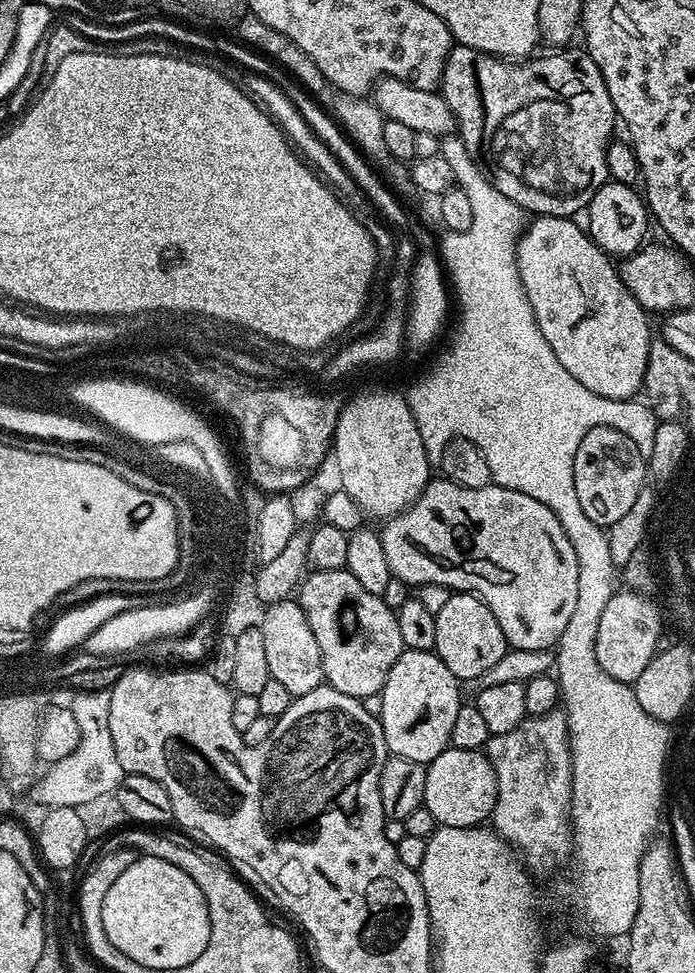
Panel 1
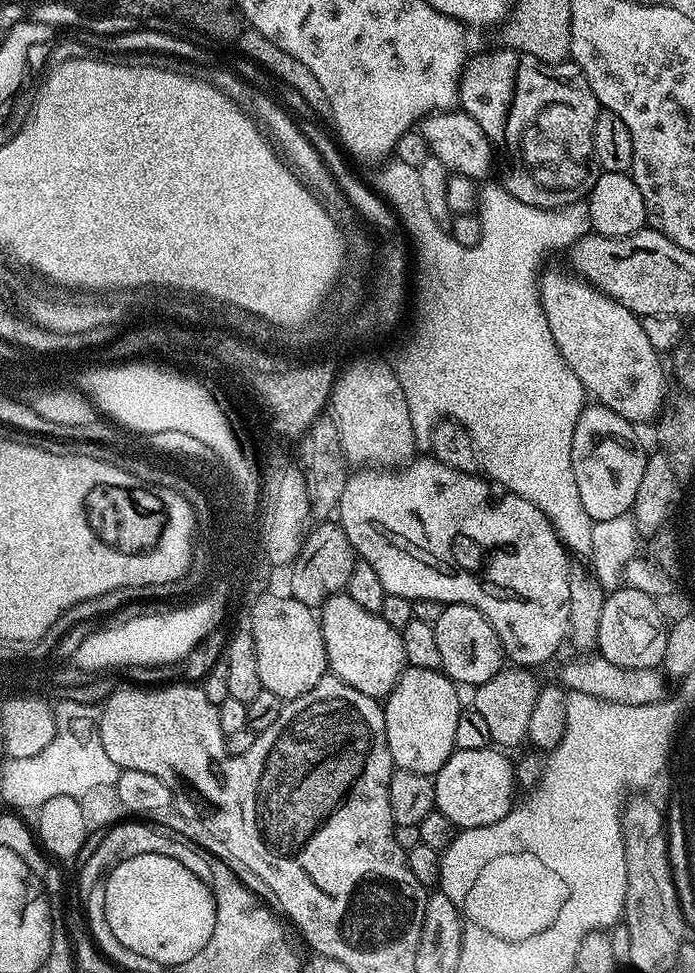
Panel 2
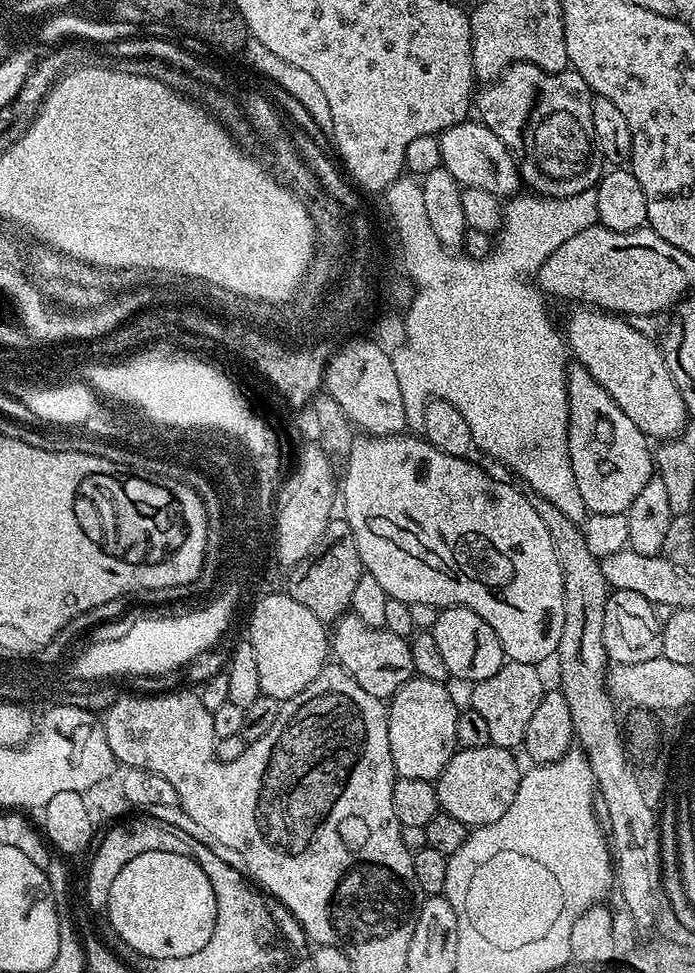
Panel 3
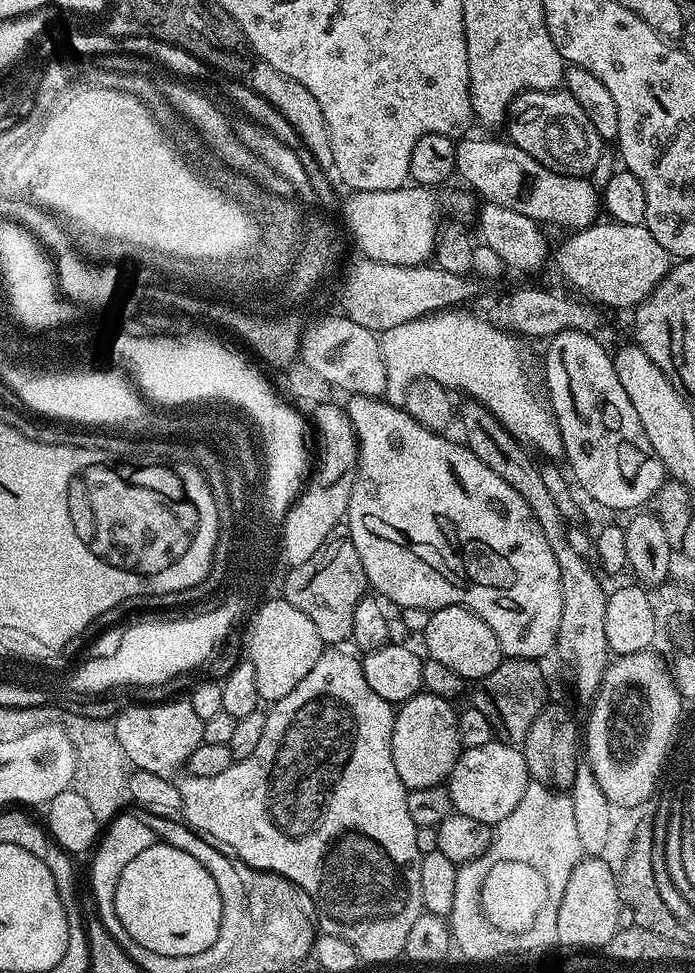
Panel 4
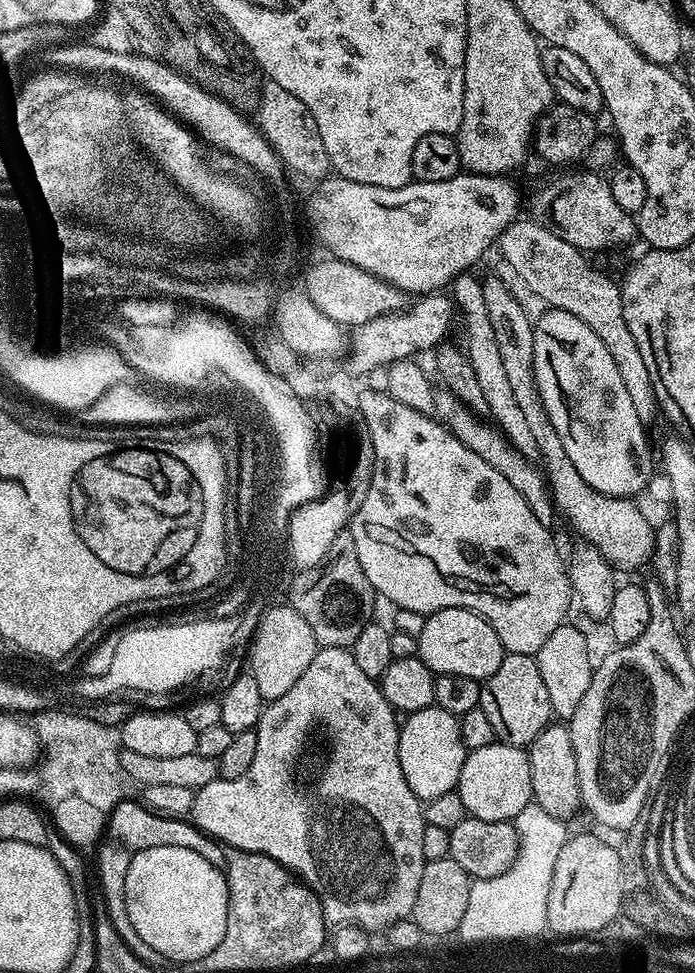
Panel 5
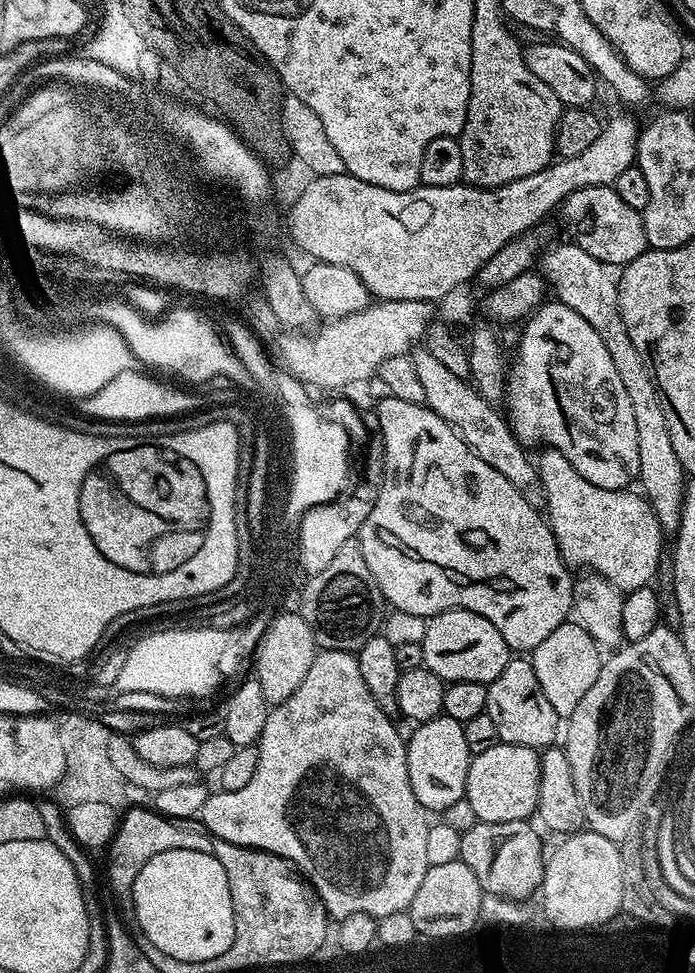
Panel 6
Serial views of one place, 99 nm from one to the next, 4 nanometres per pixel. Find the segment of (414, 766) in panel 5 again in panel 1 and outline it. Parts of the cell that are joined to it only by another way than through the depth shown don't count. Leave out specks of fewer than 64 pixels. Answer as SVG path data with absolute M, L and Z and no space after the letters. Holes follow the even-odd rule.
M405 650L398 658L398 662L394 662L378 697L380 703L378 719L384 731L389 753L410 758L410 762L418 762L425 766L434 758L438 758L438 754L442 754L452 743L450 730L454 730L454 717L458 715L462 703L460 688L461 681L457 680L454 674L450 674L446 662L442 662L442 658L438 658L435 651Z

